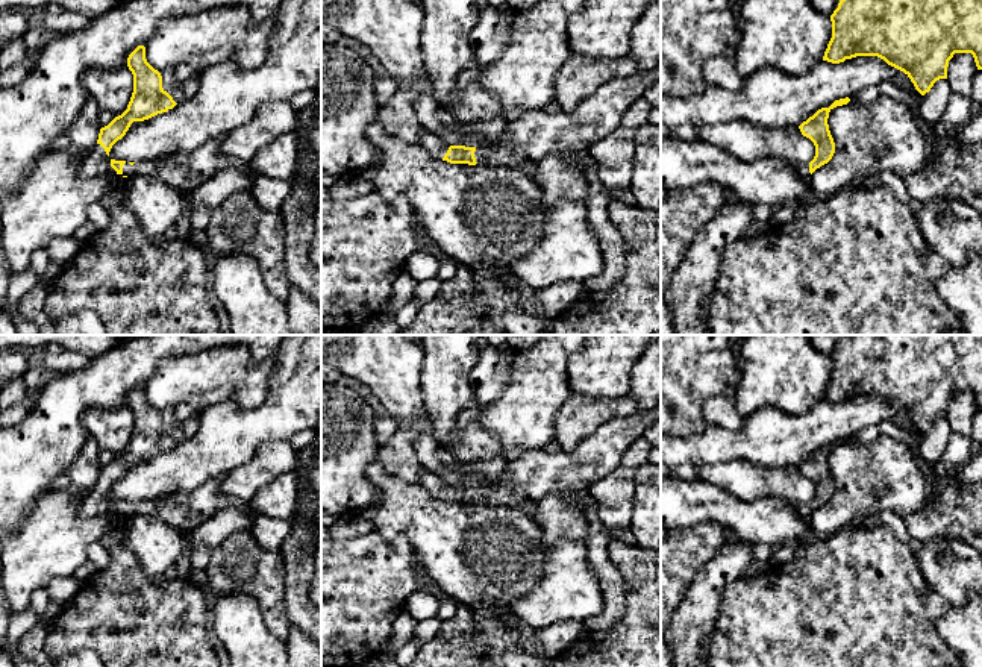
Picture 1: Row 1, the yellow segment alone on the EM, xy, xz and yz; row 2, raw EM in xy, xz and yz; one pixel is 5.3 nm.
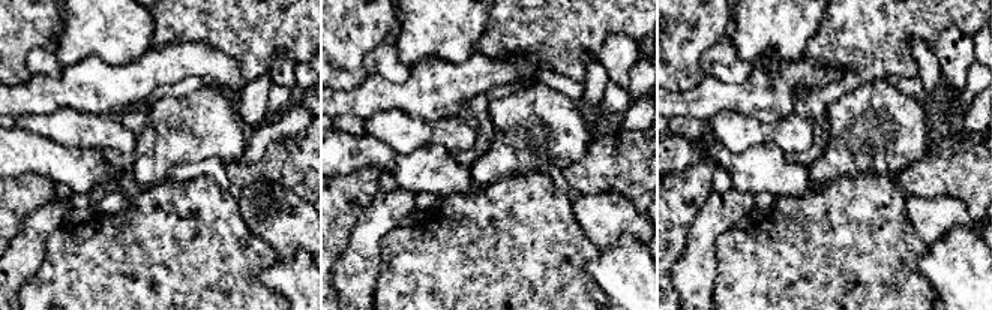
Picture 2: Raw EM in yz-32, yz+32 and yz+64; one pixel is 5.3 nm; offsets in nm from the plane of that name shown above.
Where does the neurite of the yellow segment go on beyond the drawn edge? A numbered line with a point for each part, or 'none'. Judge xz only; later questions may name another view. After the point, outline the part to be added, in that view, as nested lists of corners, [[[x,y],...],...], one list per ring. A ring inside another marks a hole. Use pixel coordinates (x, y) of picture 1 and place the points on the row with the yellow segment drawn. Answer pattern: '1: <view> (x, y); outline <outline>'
1: xz (531, 137); outline [[[661,61],[655,68],[602,85],[570,112],[549,114],[543,109],[506,118],[506,130],[497,144],[476,147],[476,162],[479,165],[523,168],[526,162],[539,162],[547,155],[591,146],[612,133],[620,126],[623,115],[629,112],[630,105],[658,80],[661,80]]]

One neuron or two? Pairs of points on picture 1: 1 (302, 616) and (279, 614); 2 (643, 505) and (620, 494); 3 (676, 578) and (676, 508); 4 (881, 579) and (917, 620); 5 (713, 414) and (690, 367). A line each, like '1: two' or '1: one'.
1: two
2: two
3: two
4: one
5: two

